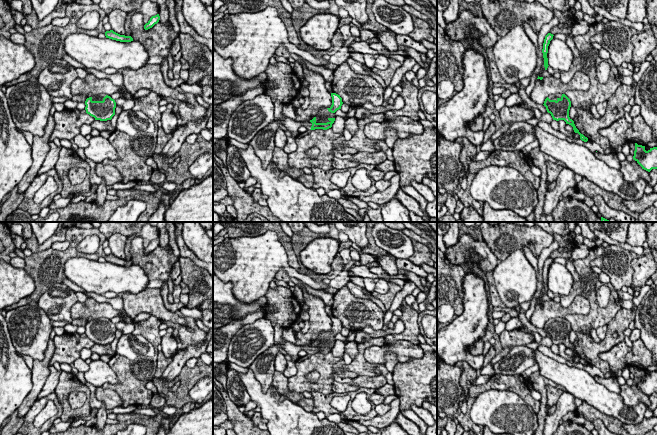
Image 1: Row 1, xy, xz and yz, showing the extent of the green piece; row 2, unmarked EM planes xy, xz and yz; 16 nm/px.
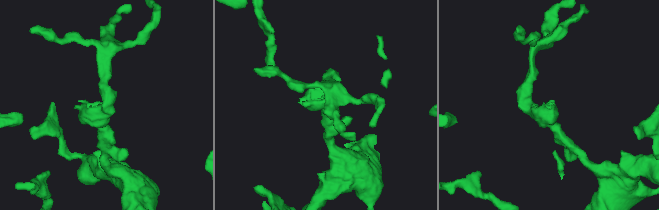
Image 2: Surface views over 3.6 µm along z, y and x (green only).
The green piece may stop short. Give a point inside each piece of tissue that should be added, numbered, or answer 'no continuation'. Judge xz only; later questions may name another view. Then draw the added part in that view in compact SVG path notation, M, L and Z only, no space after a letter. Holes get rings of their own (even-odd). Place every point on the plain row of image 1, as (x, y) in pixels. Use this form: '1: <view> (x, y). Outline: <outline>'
1: xz (324, 338). Outline: M321 332L319 338L316 339L316 347L327 347L331 346L329 342L336 342L335 337L331 337L327 332Z

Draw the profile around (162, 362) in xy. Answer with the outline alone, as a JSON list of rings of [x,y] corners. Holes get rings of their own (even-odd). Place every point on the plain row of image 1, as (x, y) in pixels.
[[[162,351],[158,352],[157,356],[157,368],[154,374],[154,378],[160,378],[166,369],[166,367],[172,362],[172,358],[165,357]]]

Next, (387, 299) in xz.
[[[388,282],[389,285],[389,291],[386,294],[379,294],[377,292],[372,292],[372,296],[378,298],[385,306],[386,310],[388,310],[391,307],[391,304],[395,298],[395,295],[402,290],[402,288],[393,283]]]

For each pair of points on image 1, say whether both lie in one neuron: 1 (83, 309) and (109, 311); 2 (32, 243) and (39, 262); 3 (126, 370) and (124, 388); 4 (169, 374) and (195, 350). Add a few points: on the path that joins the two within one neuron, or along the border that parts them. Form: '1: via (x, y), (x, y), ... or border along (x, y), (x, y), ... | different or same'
1: via (89, 310), (103, 310) | same
2: border along (50, 247), (32, 253) | different
3: via (126, 374), (126, 384) | same
4: via (175, 367), (188, 353) | same

